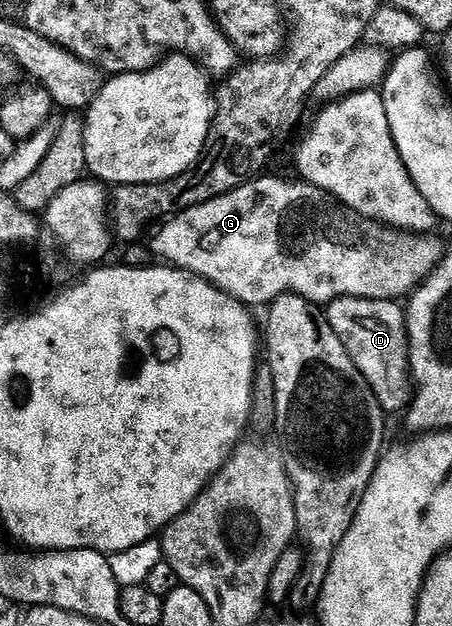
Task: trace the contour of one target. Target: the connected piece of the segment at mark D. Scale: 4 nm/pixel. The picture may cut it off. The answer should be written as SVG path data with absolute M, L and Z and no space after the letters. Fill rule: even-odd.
M342 296L329 303L326 310L329 326L344 344L350 360L362 374L385 415L403 413L411 405L412 397L405 309L395 301ZM378 369L383 374L378 374Z

